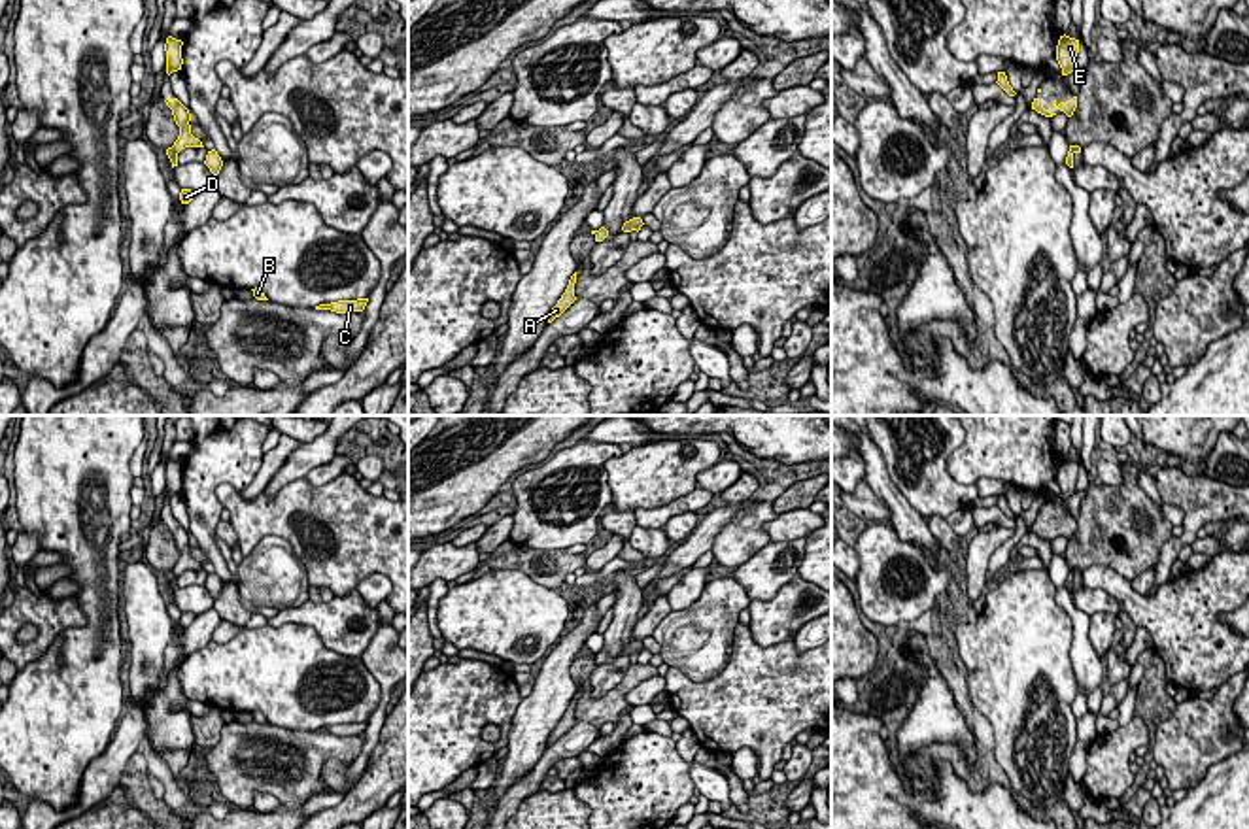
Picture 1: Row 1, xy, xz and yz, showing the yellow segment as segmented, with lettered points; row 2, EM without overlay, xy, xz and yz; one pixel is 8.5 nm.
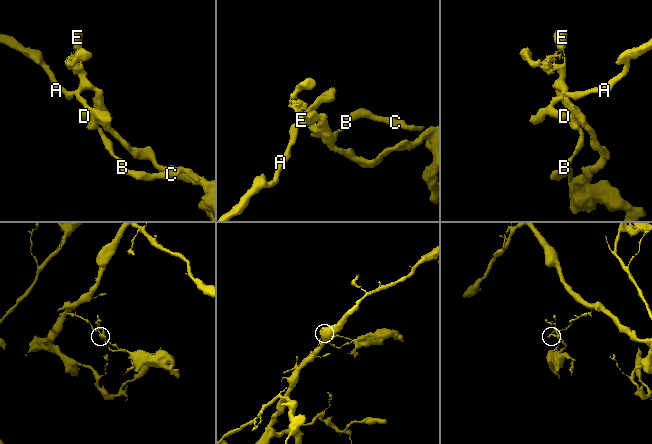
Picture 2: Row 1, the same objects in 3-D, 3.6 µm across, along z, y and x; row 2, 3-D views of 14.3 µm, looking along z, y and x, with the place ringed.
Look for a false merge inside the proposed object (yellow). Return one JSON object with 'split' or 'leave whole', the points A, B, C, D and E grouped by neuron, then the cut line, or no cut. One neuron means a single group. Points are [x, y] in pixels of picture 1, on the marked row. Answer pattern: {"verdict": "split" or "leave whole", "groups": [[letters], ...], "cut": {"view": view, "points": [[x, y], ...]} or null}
{"verdict": "split", "groups": [["A", "B", "C", "D"], ["E"]], "cut": {"view": "xy", "points": [[171, 148], [176, 155]]}}

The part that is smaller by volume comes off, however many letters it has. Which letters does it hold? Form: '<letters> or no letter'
E

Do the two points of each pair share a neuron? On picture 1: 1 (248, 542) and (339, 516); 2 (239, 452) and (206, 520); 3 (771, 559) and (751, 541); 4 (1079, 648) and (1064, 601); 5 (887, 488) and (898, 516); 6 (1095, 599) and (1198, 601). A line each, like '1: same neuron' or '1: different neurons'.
1: same neuron
2: same neuron
3: different neurons
4: same neuron
5: same neuron
6: different neurons

